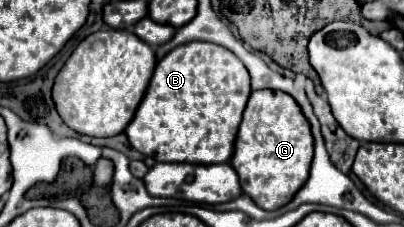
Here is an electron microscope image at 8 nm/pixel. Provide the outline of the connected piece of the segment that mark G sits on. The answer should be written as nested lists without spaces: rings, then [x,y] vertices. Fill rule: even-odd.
[[[255,90],[243,112],[231,166],[239,176],[241,188],[263,210],[285,206],[309,176],[313,158],[313,138],[297,102],[277,90]]]

